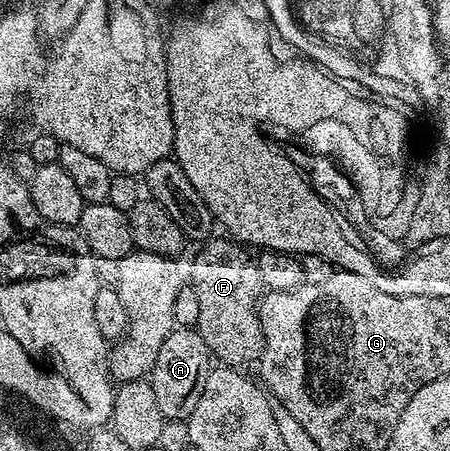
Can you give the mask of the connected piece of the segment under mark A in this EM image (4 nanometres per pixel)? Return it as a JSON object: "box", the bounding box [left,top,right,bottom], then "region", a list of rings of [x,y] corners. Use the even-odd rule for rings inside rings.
{"box":[151,327,210,421],"region":[[[177,327],[174,328],[171,335],[167,335],[167,343],[163,343],[163,347],[159,347],[159,356],[155,359],[155,367],[151,374],[159,408],[162,409],[167,421],[189,420],[191,411],[195,411],[195,407],[203,395],[203,383],[207,383],[210,368],[209,348],[197,334],[196,328]]]}

